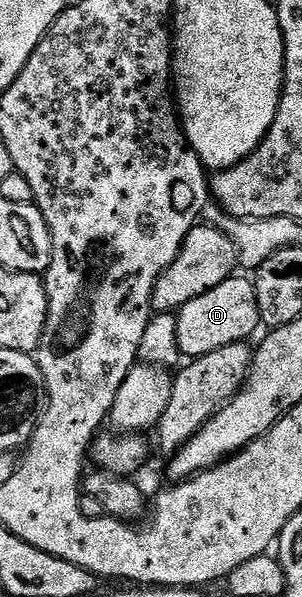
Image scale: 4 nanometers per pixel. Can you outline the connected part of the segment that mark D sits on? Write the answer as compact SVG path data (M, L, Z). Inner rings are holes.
M232 277L221 281L217 289L209 289L209 293L193 297L193 301L189 301L178 311L177 345L188 360L197 359L205 353L213 353L213 349L225 349L225 345L247 343L250 335L255 330L260 330L255 284L250 278L239 278Z

